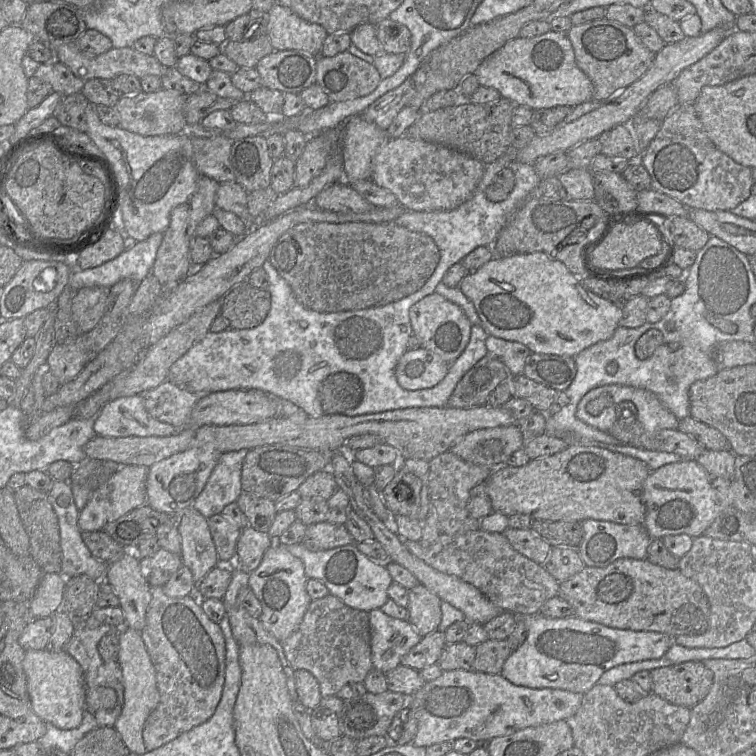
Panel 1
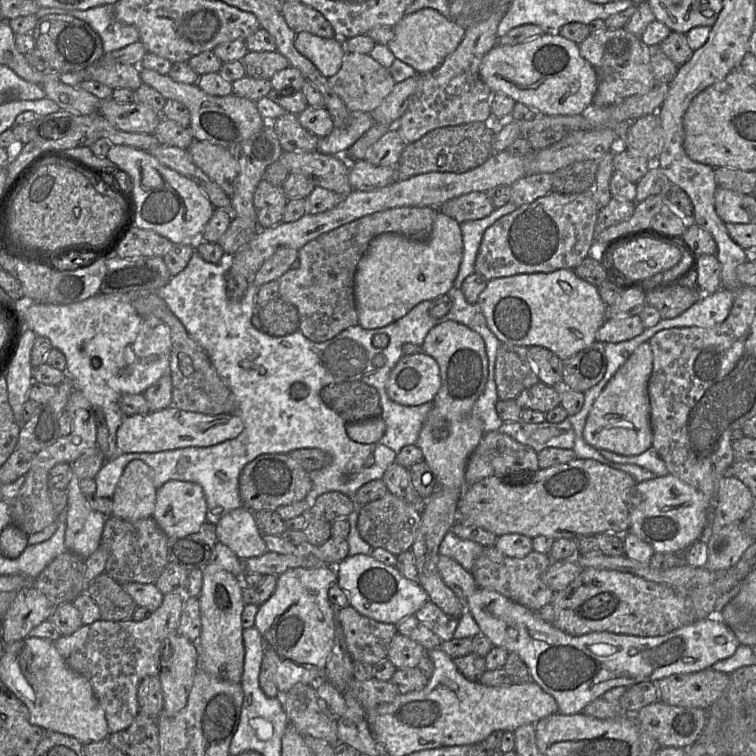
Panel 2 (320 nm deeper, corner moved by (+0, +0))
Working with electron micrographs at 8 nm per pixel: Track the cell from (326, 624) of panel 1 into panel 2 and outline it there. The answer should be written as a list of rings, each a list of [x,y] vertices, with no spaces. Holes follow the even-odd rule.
[[[351,605],[340,608],[337,616],[353,661],[375,665],[388,659],[390,644],[398,633],[396,625],[368,618]]]

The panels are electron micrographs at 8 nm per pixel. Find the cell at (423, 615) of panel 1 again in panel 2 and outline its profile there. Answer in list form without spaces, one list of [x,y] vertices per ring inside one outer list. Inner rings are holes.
[[[438,488],[426,500],[421,523],[415,541],[410,549],[415,557],[419,584],[427,592],[429,600],[437,605],[444,613],[457,619],[466,611],[465,603],[445,584],[439,573],[437,564],[440,557],[440,544],[457,521],[457,508],[462,494],[462,489]]]

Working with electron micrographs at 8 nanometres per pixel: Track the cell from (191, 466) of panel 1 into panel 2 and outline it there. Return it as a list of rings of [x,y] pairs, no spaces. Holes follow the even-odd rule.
[[[170,480],[157,489],[153,519],[167,536],[196,533],[207,521],[203,488],[196,483]]]

